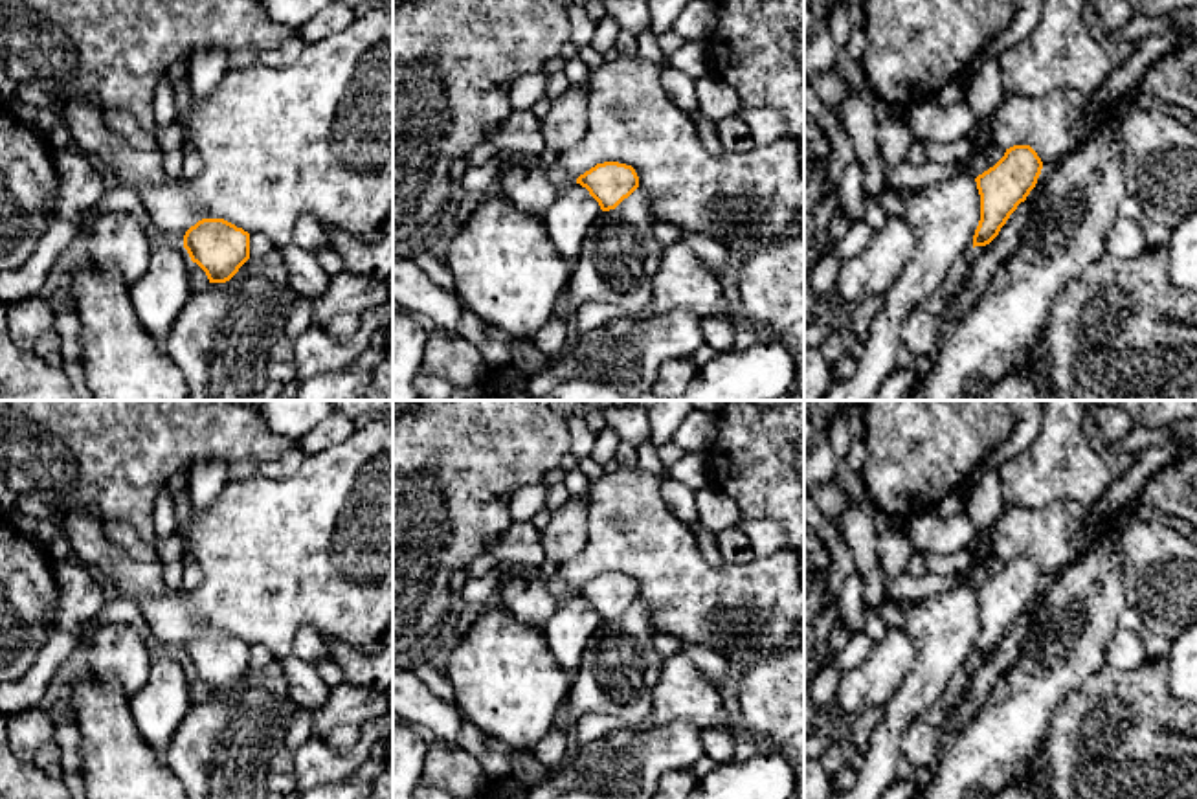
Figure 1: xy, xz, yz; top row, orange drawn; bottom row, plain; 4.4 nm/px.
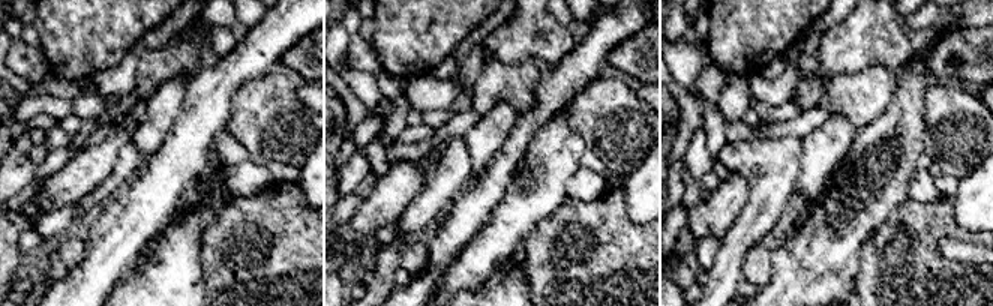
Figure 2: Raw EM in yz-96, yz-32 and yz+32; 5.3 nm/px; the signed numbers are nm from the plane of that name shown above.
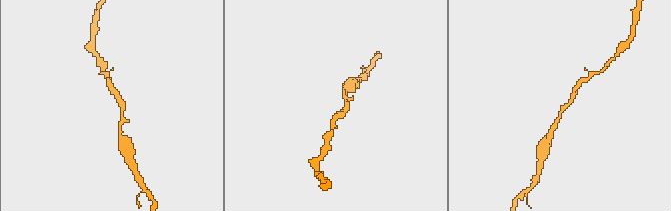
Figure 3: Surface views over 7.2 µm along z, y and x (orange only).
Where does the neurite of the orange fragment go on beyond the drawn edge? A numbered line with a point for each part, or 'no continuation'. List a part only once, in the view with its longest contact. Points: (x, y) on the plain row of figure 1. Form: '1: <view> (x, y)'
no continuation

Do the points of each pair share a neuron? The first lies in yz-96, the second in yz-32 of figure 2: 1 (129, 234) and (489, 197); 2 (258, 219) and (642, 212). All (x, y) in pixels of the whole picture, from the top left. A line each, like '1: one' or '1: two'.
1: one
2: two

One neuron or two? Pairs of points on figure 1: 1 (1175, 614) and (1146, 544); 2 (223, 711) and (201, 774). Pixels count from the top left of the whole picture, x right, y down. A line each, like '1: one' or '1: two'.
1: one
2: one

